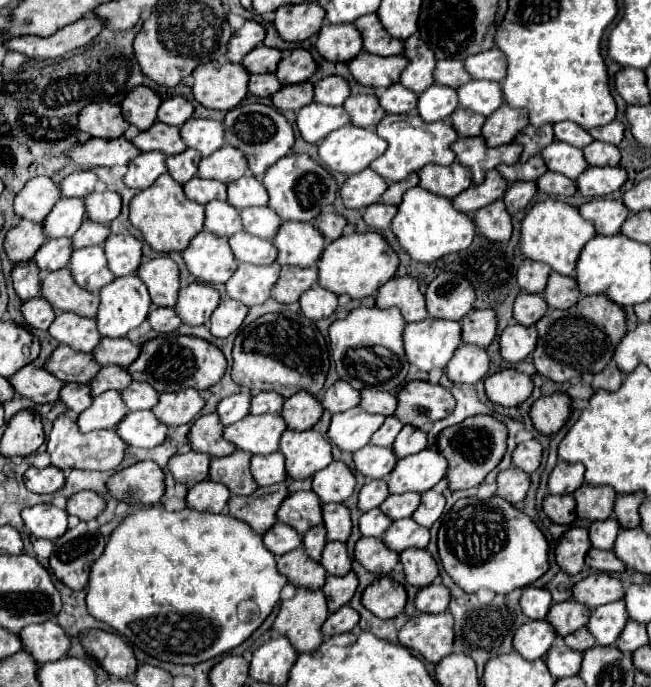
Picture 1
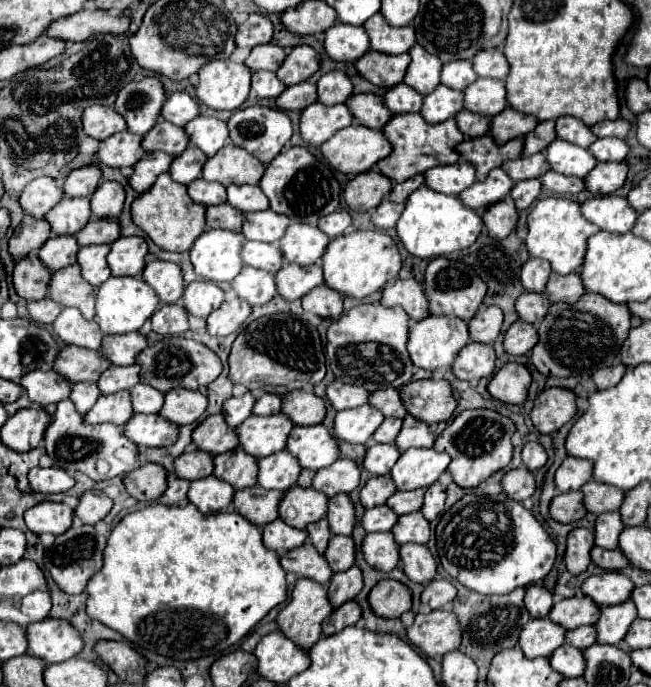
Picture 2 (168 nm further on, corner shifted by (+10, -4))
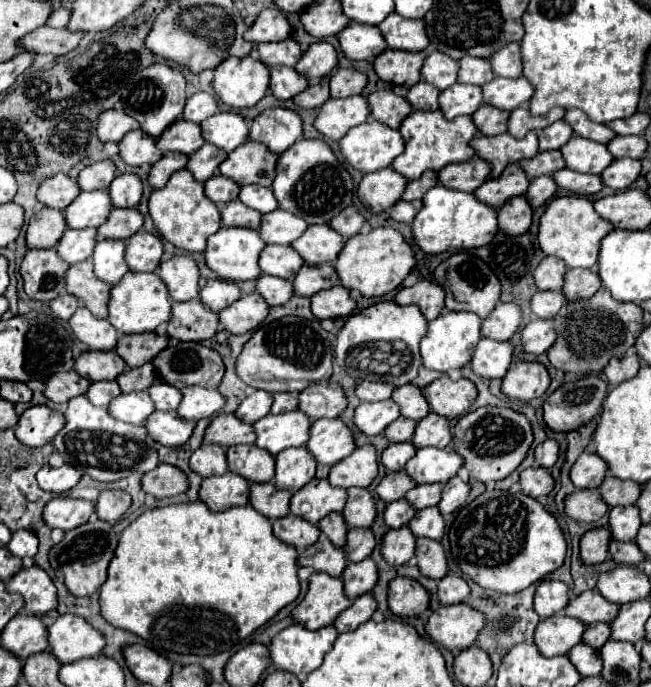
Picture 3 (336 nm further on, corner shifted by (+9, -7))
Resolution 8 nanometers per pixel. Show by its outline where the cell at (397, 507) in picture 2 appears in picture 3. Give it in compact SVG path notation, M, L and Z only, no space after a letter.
M419 484L413 490L407 492L407 500L417 508L427 508L427 506L437 506L441 500L441 488L443 484Z

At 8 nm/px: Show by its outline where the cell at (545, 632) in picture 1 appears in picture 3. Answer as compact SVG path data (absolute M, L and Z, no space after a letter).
M555 614L539 622L535 632L535 644L545 656L567 654L573 646L581 642L585 624L567 614Z

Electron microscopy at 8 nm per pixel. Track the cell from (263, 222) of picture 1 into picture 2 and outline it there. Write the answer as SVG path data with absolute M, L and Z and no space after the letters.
M270 209L254 211L254 213L244 215L242 235L246 239L252 239L252 241L272 243L272 241L278 241L282 237L286 227L288 227L286 215L278 215Z

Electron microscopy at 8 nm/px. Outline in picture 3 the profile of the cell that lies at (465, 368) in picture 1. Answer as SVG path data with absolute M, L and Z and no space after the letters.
M483 338L475 350L475 358L471 360L471 368L475 374L485 378L503 378L513 362L515 346L505 340L497 342L491 338Z

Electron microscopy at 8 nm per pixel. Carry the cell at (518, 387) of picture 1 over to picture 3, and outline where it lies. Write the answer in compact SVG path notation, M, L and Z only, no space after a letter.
M513 362L511 370L503 378L501 390L509 398L529 402L533 398L541 398L549 384L549 372L541 362Z

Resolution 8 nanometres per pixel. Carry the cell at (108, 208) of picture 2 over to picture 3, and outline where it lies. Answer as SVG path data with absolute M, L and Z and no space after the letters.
M119 174L109 188L111 200L115 208L133 208L139 204L143 196L143 182L137 174Z

